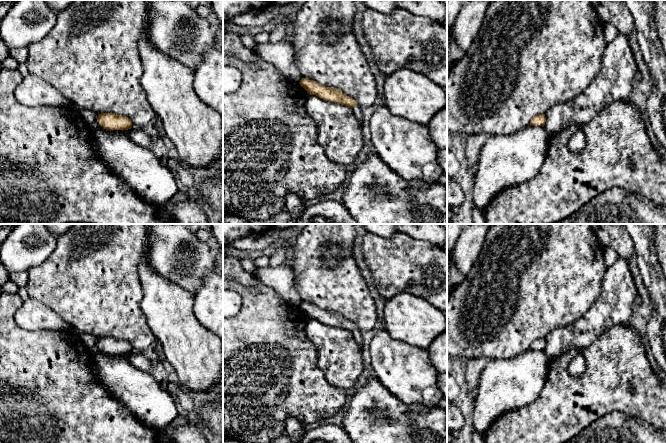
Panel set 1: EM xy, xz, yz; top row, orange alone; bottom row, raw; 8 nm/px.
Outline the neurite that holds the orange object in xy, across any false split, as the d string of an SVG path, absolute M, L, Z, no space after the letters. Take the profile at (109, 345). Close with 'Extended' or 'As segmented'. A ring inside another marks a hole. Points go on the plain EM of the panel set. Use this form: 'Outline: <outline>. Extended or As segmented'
Outline: M101 337L97 341L97 345L106 354L128 354L132 352L131 343L114 337Z. As segmented

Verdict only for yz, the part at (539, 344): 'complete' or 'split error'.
complete

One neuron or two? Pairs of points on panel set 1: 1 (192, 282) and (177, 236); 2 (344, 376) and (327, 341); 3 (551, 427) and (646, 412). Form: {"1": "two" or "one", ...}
{"1": "one", "2": "one", "3": "one"}

